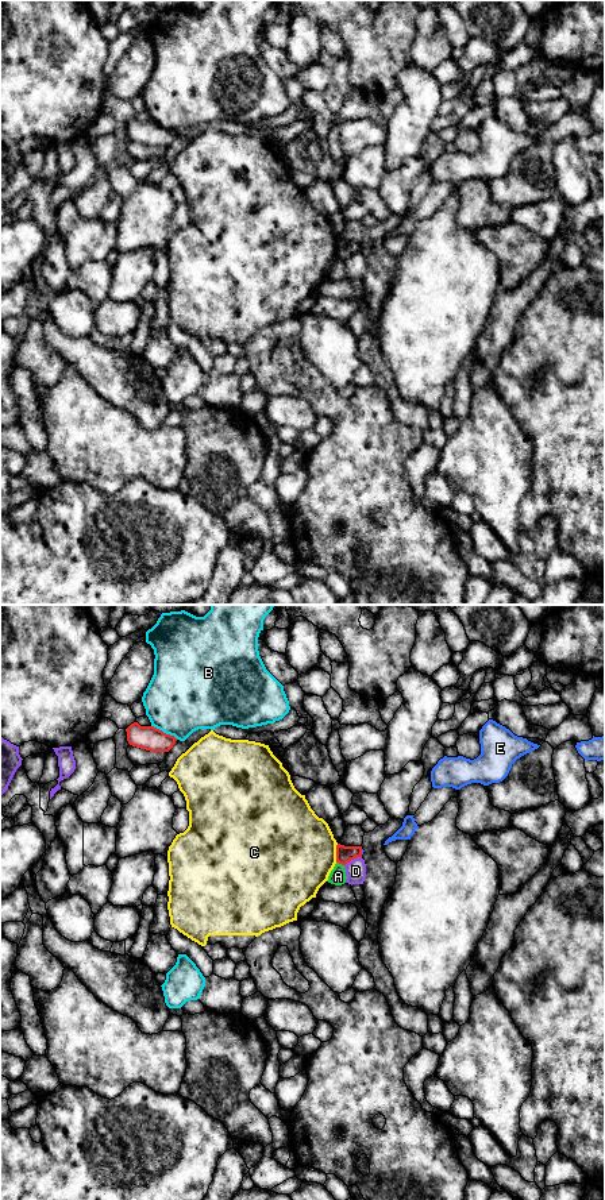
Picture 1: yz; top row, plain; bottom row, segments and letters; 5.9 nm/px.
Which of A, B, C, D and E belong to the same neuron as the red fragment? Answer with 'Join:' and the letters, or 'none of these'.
Join: none of these

